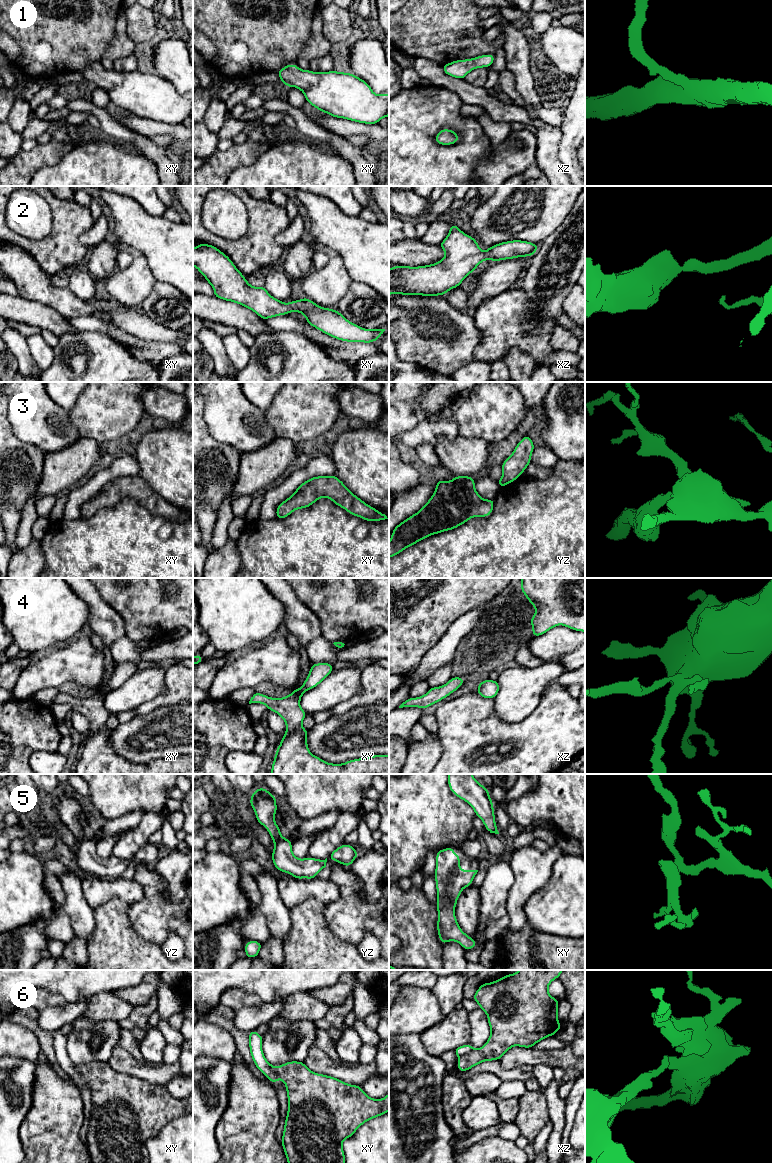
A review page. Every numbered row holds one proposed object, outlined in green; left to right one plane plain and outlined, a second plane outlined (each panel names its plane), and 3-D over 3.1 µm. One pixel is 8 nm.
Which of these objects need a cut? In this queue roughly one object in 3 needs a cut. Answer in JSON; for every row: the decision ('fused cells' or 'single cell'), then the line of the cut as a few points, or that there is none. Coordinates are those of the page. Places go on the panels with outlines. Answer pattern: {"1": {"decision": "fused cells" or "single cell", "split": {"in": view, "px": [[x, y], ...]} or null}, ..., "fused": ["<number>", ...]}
{"1": {"decision": "single cell", "split": null}, "2": {"decision": "single cell", "split": null}, "3": {"decision": "single cell", "split": null}, "4": {"decision": "single cell", "split": null}, "5": {"decision": "single cell", "split": null}, "6": {"decision": "fused cells", "split": {"in": "xz", "px": [[474, 1049], [459, 1057]]}}, "fused": ["6"]}

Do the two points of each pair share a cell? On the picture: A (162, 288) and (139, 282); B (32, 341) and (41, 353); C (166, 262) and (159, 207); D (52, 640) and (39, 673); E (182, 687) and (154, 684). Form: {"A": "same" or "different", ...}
{"A": "different", "B": "same", "C": "different", "D": "different", "E": "different"}

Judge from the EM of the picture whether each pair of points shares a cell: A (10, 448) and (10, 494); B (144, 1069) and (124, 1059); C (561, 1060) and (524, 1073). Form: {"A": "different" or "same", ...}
{"A": "same", "B": "same", "C": "different"}

